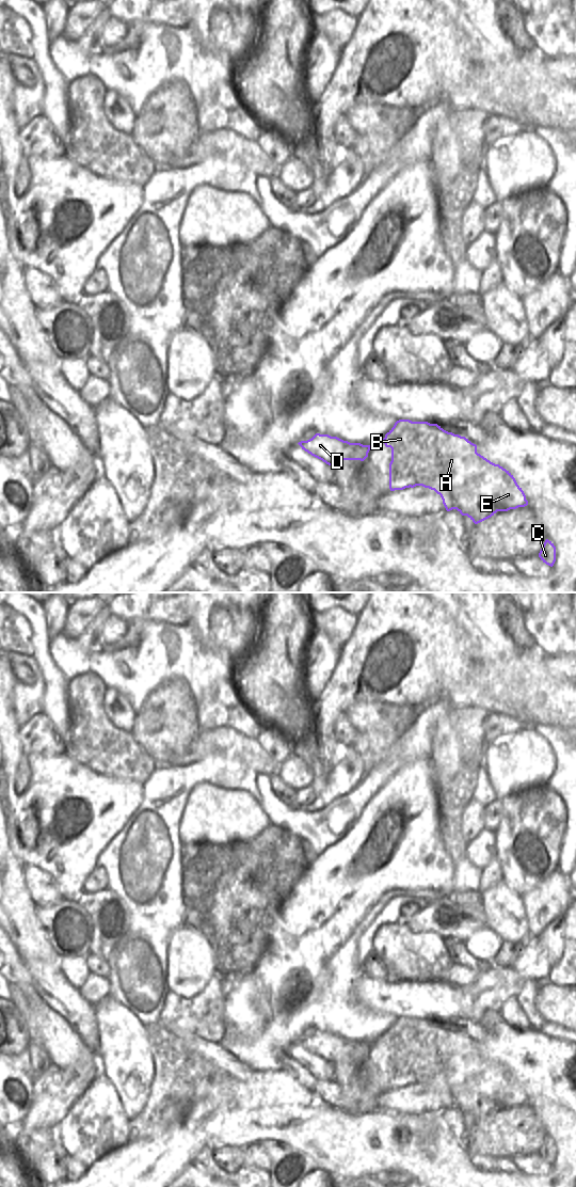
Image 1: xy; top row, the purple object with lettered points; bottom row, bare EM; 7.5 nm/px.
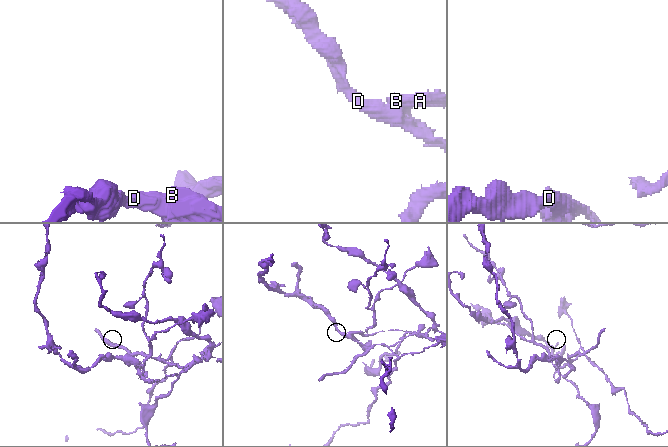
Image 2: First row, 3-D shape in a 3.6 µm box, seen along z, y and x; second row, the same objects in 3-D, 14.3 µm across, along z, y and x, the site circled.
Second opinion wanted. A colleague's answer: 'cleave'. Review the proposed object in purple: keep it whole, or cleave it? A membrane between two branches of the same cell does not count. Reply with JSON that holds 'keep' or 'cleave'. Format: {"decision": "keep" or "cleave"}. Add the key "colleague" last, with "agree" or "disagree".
{"decision": "cleave", "colleague": "agree"}

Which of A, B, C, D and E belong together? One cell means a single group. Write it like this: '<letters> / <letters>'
A B C E / D

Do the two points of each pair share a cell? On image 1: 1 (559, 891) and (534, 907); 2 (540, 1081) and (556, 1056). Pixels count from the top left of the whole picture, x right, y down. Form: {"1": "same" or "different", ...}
{"1": "same", "2": "same"}

